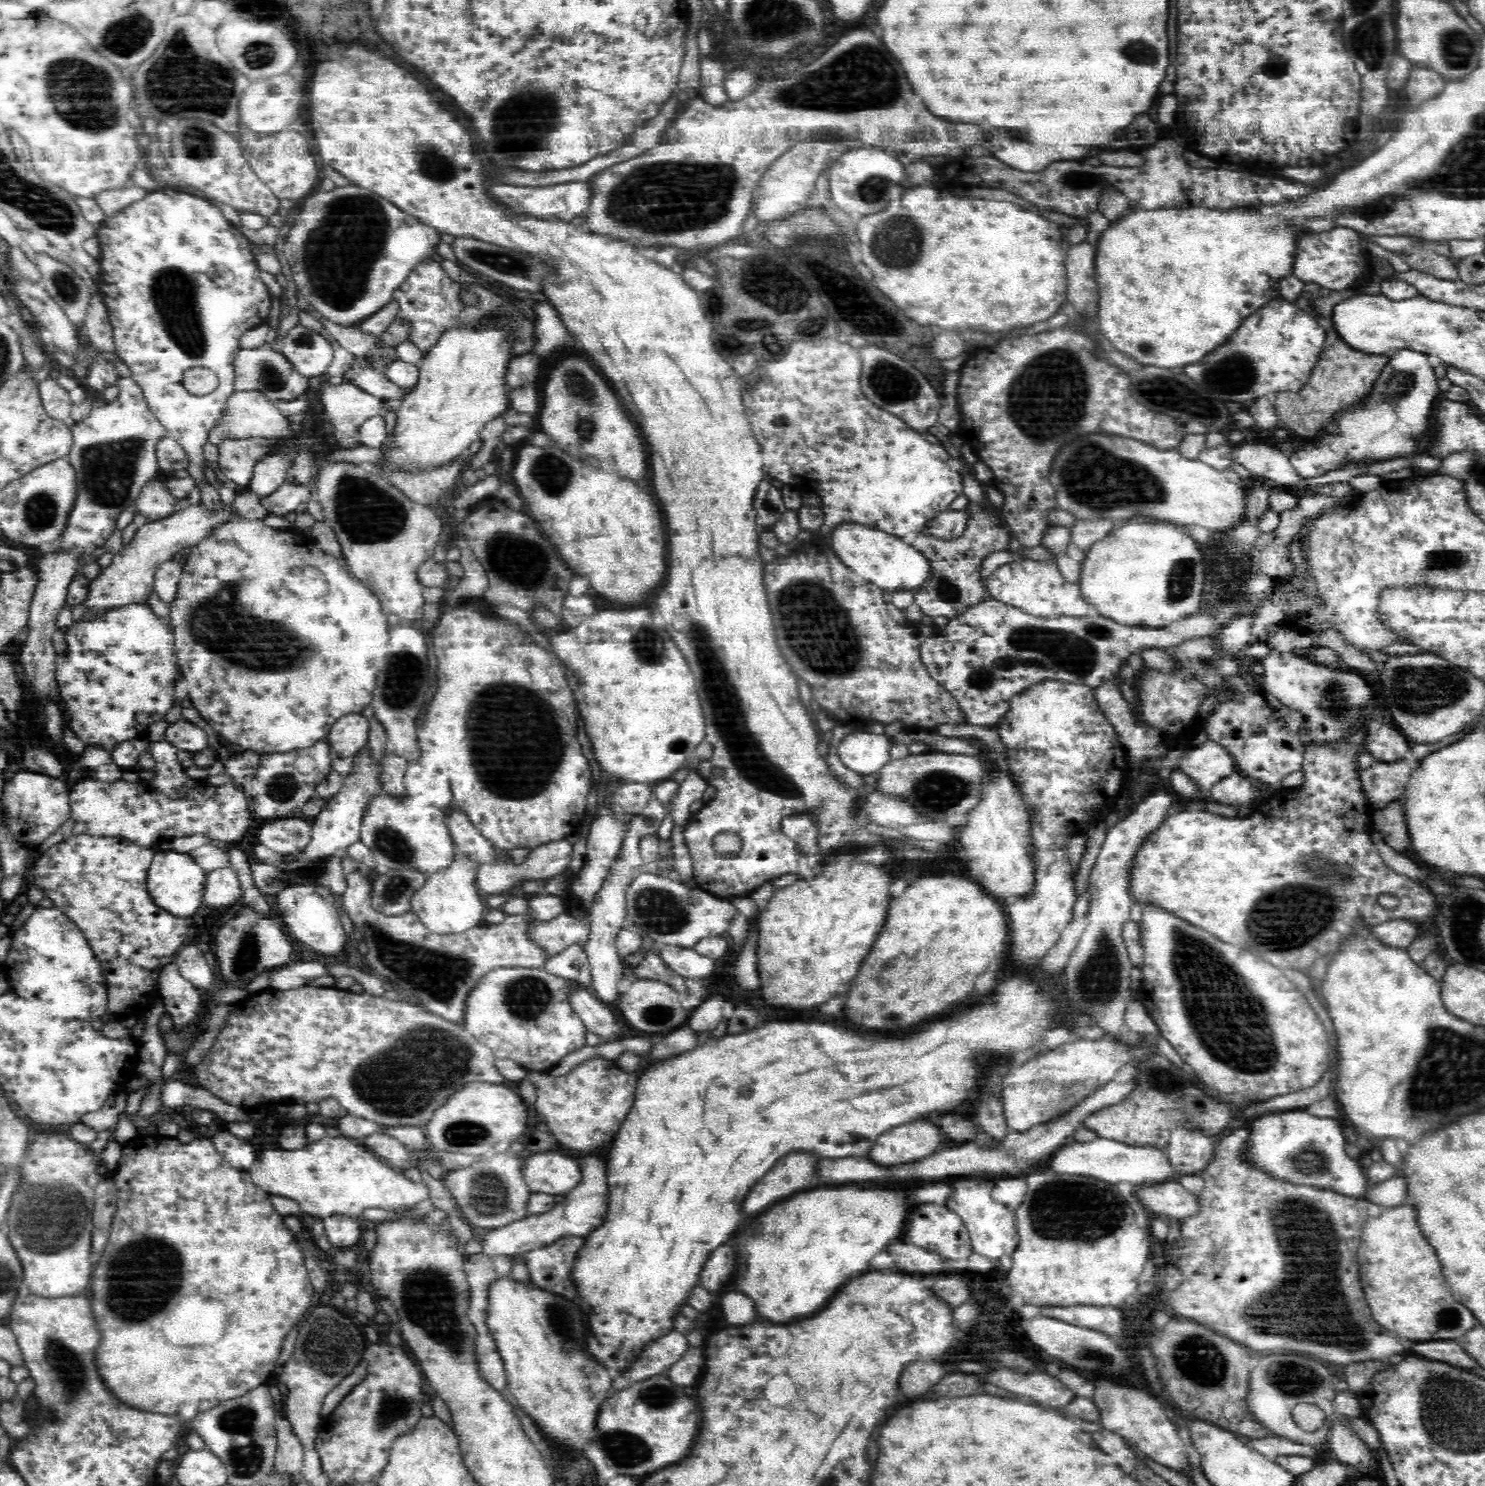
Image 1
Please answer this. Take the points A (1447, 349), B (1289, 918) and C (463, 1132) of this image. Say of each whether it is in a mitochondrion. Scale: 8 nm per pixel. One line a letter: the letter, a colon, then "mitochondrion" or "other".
A: other
B: mitochondrion
C: mitochondrion

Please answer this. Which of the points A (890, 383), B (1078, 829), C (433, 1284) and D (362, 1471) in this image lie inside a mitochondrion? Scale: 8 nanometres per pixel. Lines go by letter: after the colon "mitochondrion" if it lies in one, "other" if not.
A: mitochondrion
B: other
C: mitochondrion
D: other

